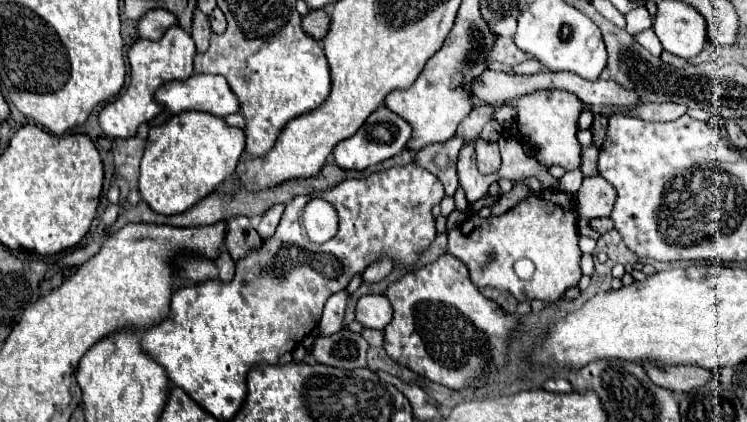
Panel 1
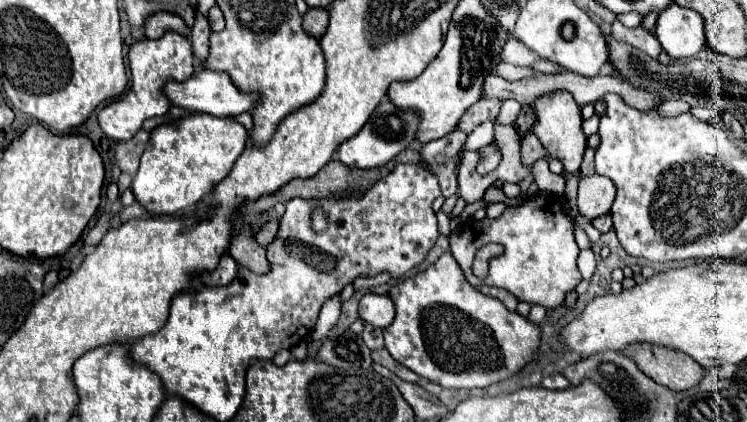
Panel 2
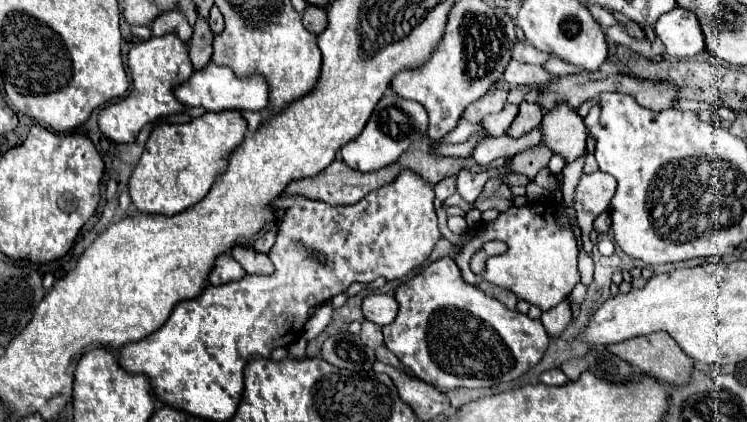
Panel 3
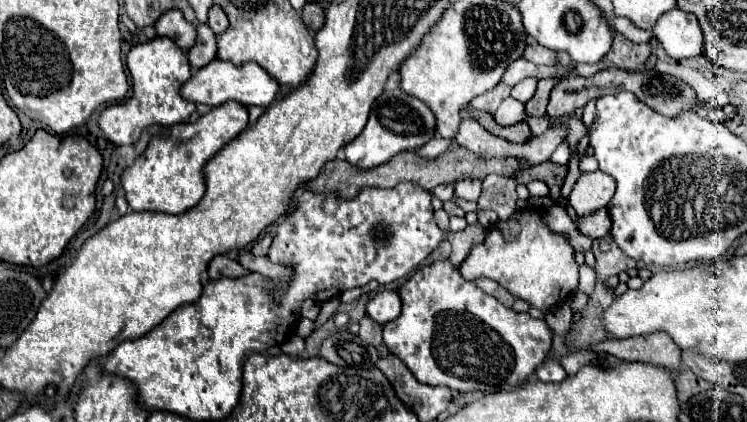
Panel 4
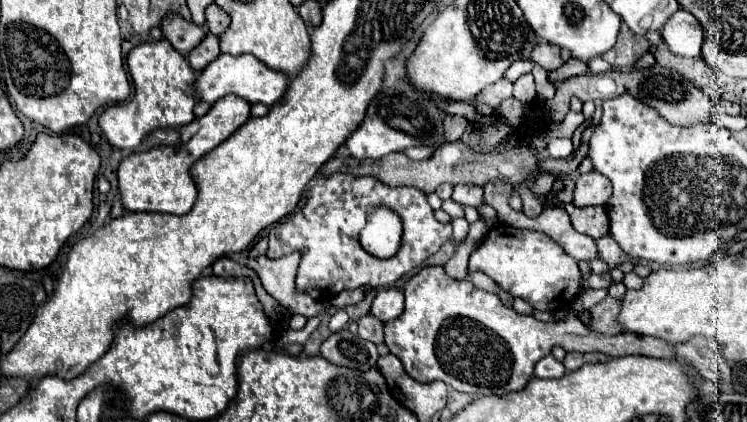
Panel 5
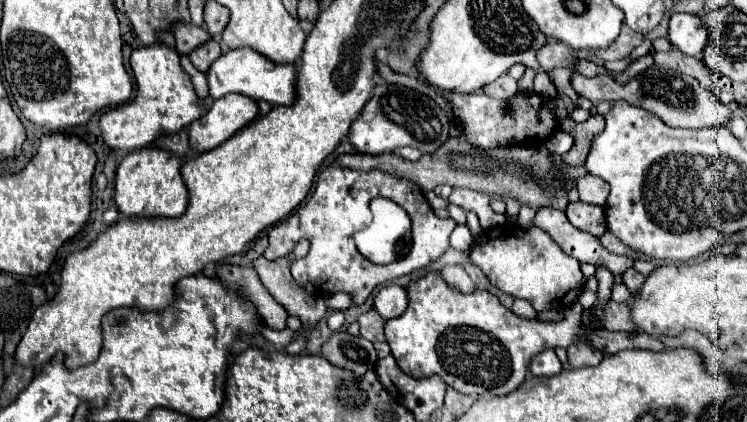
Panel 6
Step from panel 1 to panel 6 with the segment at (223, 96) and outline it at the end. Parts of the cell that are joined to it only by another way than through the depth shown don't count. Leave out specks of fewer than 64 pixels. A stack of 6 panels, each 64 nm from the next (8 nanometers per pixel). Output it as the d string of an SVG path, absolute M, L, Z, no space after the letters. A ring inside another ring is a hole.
M240 48L240 50L230 50L222 54L206 72L208 78L208 90L214 100L238 92L244 94L252 100L264 100L268 104L284 104L290 106L294 100L294 80L296 80L296 68L288 64L272 64L268 58L260 56L252 48Z

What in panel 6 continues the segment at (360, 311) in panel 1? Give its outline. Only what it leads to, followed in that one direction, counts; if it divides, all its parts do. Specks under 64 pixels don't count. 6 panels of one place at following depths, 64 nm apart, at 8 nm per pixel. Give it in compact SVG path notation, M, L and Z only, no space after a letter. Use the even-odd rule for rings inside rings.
M394 284L384 286L374 298L374 310L380 312L380 316L384 320L402 316L406 306L408 306L408 298L406 298L406 290L402 286L394 286Z

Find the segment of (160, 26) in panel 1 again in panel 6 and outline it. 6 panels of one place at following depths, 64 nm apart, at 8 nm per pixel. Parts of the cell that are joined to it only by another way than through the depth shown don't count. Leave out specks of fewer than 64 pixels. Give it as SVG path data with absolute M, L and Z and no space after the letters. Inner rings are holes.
M172 24L170 32L174 34L178 54L190 54L194 48L210 40L210 34L194 24Z

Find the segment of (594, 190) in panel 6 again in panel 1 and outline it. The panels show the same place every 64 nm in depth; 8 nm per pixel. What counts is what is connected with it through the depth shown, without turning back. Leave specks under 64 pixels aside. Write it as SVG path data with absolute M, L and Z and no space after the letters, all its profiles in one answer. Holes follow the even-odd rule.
M602 176L584 178L580 190L576 192L576 212L588 220L608 218L616 204L616 190Z

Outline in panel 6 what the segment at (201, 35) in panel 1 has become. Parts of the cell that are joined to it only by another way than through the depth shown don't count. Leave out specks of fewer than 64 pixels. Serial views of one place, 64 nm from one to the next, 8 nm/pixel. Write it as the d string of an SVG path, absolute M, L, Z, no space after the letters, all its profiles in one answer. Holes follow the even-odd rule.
M208 40L206 44L202 44L200 48L196 48L194 52L190 52L190 62L194 64L194 68L198 68L200 72L206 72L210 68L210 64L220 56L220 44L216 40Z

